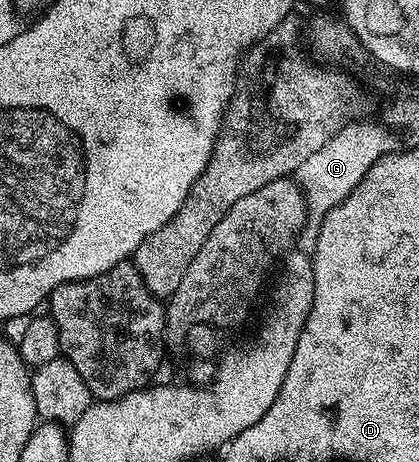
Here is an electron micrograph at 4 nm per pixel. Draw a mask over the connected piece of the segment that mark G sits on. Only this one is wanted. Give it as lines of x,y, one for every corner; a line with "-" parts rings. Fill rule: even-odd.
353,121
347,123
339,133
330,137
318,153
310,153
306,161
296,170
295,180
300,184
304,200
308,206
308,221
304,224
298,236
298,250
306,256
311,257
318,241
318,229
322,221
332,209
346,197
370,173
370,169
380,160
383,155
389,154
397,146
398,139
387,127
376,123
364,123
365,121

